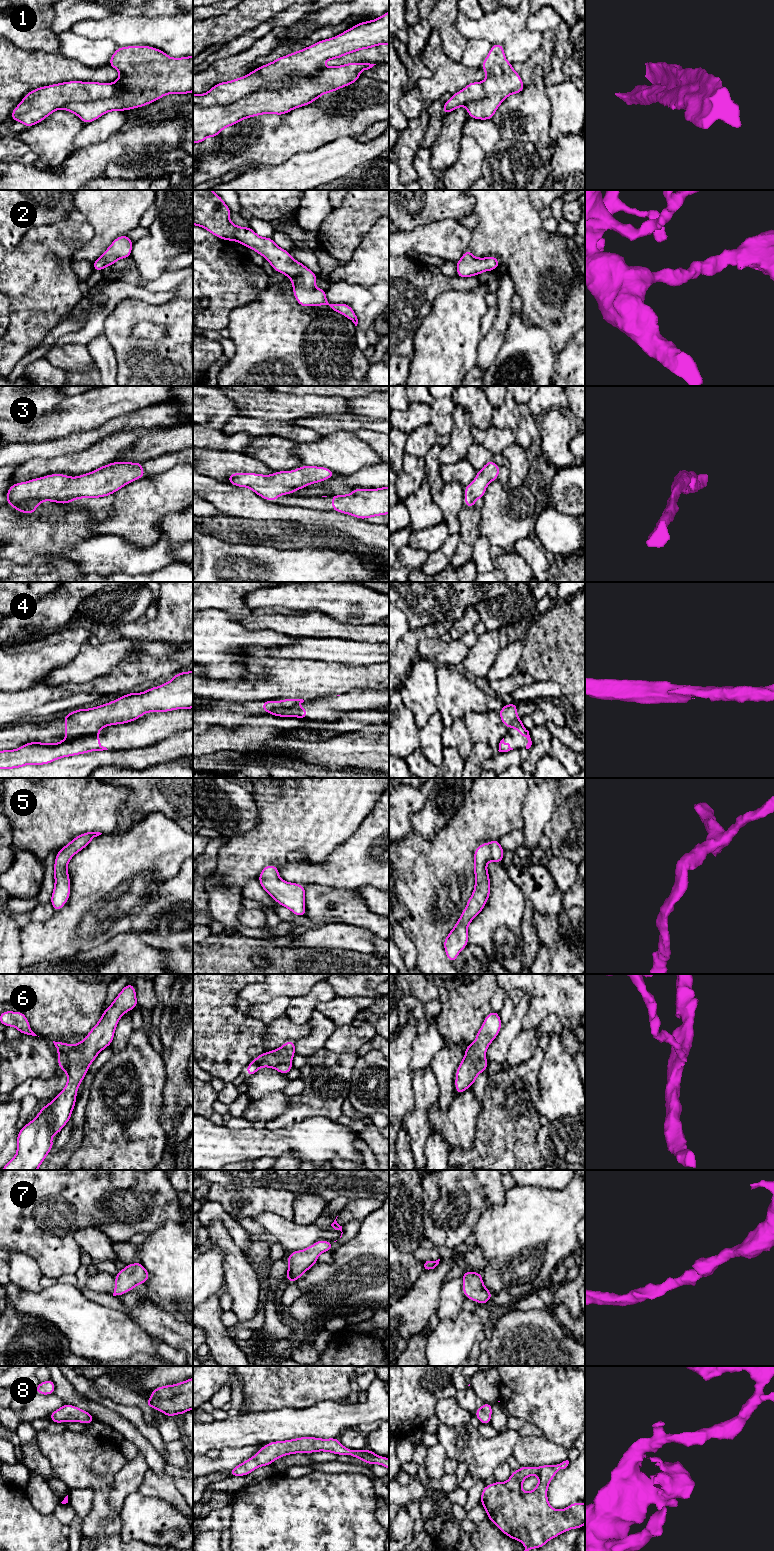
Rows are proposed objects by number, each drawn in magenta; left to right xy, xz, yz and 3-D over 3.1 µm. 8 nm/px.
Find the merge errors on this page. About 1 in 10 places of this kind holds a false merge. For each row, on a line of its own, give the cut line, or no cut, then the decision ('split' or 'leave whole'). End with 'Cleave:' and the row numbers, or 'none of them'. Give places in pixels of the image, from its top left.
1: no cut | leave whole
2: no cut | leave whole
3: no cut | leave whole
4: xz (297, 703), (268, 712) | split
5: no cut | leave whole
6: no cut | leave whole
7: no cut | leave whole
8: no cut | leave whole
Cleave: 4

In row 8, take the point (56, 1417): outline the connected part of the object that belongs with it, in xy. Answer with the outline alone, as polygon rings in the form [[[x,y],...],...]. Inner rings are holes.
[[[64,1404],[48,1416],[53,1423],[77,1421],[84,1424],[90,1424],[95,1419],[93,1415],[76,1406]]]

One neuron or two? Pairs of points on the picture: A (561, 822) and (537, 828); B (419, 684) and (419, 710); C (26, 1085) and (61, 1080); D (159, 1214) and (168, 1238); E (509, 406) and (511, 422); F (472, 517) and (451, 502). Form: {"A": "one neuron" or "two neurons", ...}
{"A": "two neurons", "B": "one neuron", "C": "one neuron", "D": "two neurons", "E": "one neuron", "F": "two neurons"}

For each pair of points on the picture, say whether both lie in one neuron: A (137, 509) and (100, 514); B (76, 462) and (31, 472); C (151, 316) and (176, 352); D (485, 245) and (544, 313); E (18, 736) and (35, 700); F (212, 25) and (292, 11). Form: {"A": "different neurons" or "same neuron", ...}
{"A": "different neurons", "B": "same neuron", "C": "same neuron", "D": "same neuron", "E": "different neurons", "F": "different neurons"}

